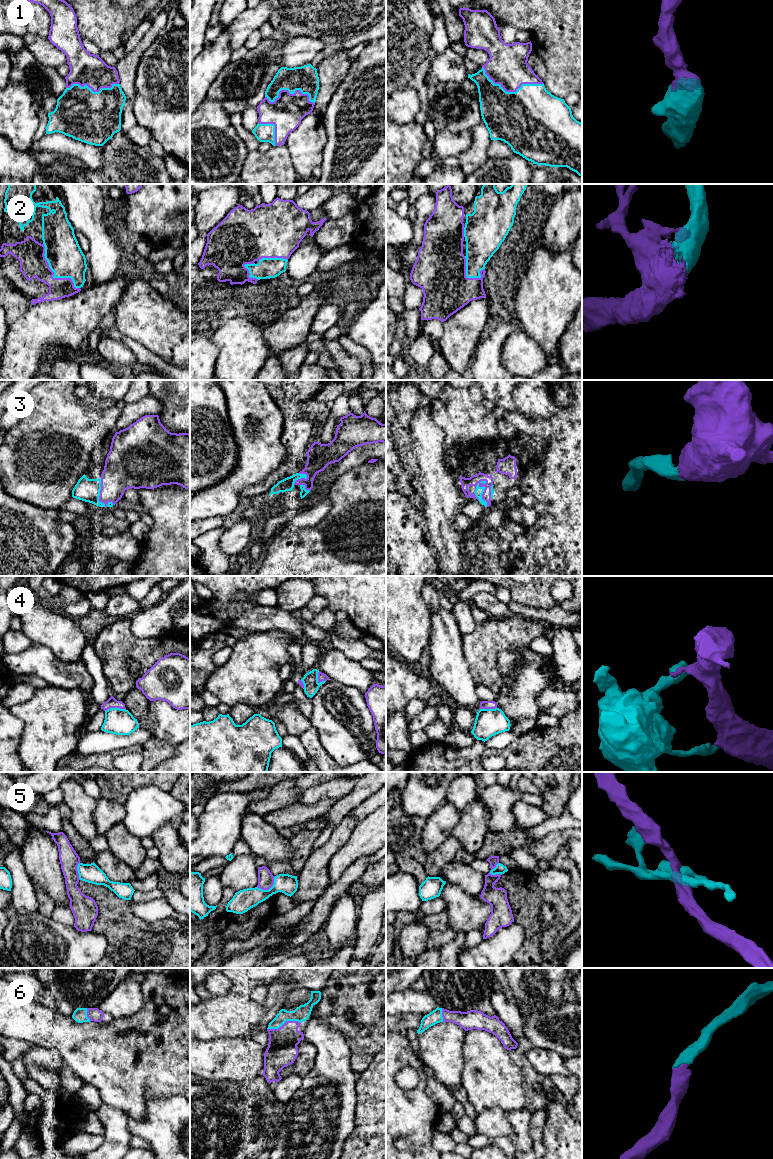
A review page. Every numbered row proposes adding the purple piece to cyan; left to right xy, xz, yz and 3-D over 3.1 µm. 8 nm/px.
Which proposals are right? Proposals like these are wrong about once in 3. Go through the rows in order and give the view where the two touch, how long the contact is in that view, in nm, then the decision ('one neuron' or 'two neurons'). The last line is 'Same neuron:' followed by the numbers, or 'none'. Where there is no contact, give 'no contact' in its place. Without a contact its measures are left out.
1: contact in yz; length 500 nm; one neuron
2: contact in xy; length 460 nm; one neuron
3: contact in yz; length 220 nm; one neuron
4: contact in xy; length 160 nm; two neurons
5: contact in xz; length 180 nm; two neurons
6: contact in xz; length 280 nm; one neuron
Same neuron: 1, 2, 3, 6

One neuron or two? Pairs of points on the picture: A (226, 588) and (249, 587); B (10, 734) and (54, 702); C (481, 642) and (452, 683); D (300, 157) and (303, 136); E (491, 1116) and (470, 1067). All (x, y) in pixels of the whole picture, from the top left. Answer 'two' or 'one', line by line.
A: one
B: two
C: two
D: one
E: two

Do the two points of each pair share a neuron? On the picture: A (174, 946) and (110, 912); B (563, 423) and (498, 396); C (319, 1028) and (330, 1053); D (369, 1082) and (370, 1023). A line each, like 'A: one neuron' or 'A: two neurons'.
A: one neuron
B: two neurons
C: one neuron
D: two neurons

